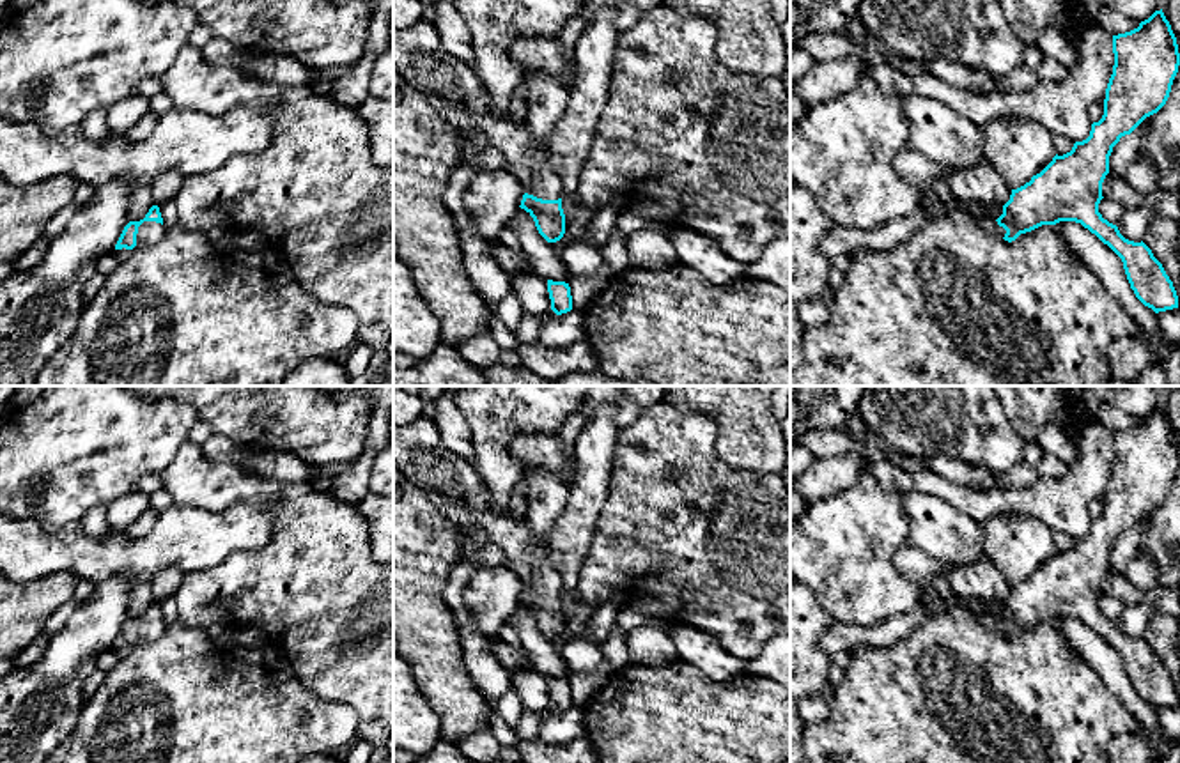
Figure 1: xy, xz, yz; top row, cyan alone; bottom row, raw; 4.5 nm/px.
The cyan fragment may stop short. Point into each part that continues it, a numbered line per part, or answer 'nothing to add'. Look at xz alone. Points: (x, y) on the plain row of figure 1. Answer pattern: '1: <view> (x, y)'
1: xz (454, 485)

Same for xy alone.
1: xy (149, 629)

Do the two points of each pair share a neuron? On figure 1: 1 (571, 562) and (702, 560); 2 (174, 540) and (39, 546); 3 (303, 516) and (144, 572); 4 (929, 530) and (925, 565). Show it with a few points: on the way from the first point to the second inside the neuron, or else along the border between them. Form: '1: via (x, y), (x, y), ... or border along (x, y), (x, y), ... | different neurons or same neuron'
1: border along (597, 523), (578, 581), (578, 599), (583, 604) | different neurons
2: via (140, 553), (73, 551) | same neuron
3: border along (264, 501), (273, 533), (261, 547), (240, 551) | different neurons
4: border along (908, 542), (957, 567) | different neurons

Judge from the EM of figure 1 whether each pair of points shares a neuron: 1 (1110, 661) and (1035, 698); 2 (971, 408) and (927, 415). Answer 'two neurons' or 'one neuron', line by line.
1: two neurons
2: one neuron

